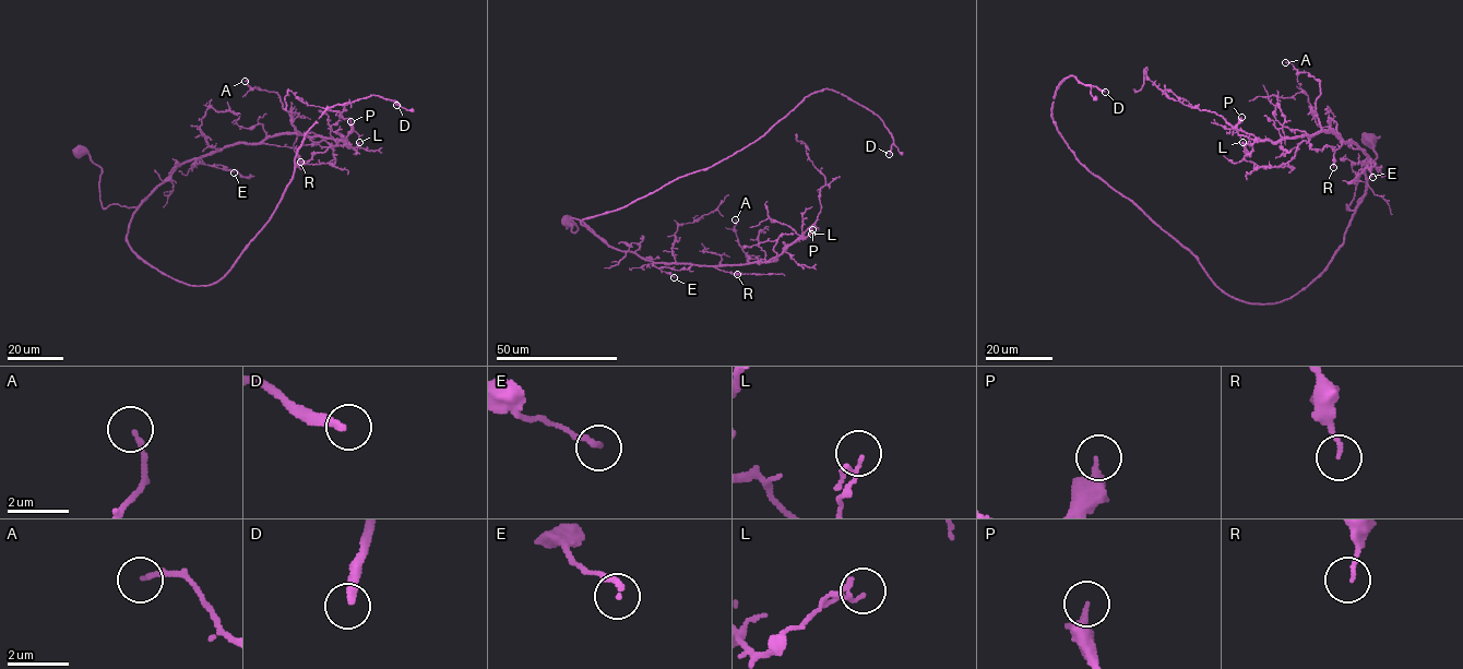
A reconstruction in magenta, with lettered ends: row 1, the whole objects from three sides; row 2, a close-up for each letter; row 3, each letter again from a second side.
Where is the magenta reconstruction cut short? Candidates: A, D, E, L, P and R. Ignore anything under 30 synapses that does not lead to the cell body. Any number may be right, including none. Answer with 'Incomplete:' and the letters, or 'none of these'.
Incomplete: D

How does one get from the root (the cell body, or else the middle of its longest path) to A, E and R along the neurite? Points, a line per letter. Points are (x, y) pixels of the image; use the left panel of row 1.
A: (80, 152), (102, 170), (104, 208), (137, 207), (188, 160), (294, 132), (280, 96), (245, 81)
E: (80, 152), (102, 170), (99, 186), (104, 208), (111, 204), (137, 207), (173, 170), (194, 159), (234, 172)
R: (80, 152), (102, 170), (104, 208), (137, 207), (178, 166), (240, 143), (293, 147), (300, 162)

